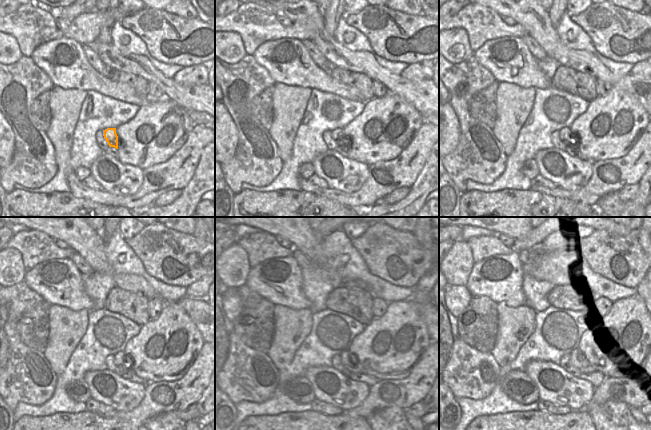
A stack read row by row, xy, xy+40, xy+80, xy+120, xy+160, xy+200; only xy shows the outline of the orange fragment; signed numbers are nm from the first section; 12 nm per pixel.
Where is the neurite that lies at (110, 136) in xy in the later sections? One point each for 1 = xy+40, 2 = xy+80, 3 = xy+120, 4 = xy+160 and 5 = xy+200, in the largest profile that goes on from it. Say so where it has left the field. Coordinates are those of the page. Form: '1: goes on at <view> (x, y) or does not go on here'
1: goes on at xy+40 (337, 134)
2: goes on at xy+80 (565, 134)
3: goes on at xy+120 (119, 358)
4: goes on at xy+160 (345, 356)
5: goes on at xy+200 (577, 359)

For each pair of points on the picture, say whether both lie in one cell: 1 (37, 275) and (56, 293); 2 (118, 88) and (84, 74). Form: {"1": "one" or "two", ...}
{"1": "one", "2": "one"}

